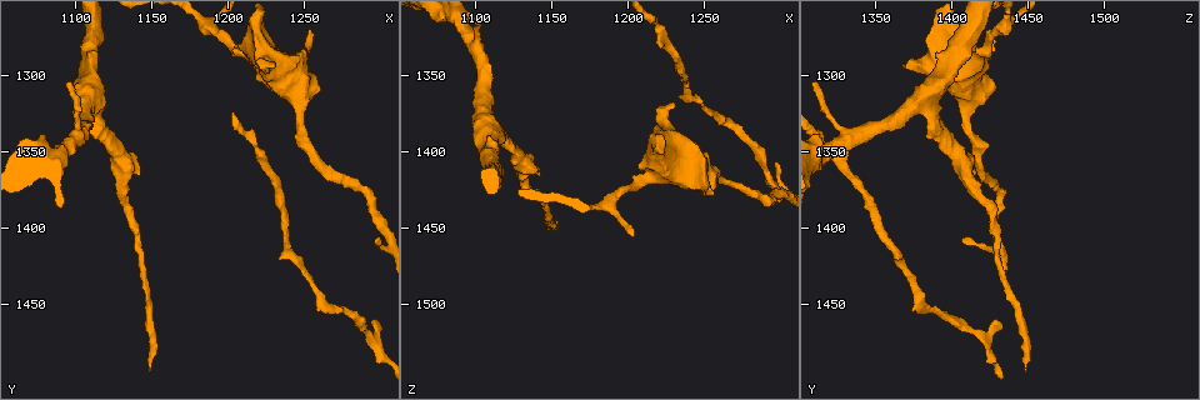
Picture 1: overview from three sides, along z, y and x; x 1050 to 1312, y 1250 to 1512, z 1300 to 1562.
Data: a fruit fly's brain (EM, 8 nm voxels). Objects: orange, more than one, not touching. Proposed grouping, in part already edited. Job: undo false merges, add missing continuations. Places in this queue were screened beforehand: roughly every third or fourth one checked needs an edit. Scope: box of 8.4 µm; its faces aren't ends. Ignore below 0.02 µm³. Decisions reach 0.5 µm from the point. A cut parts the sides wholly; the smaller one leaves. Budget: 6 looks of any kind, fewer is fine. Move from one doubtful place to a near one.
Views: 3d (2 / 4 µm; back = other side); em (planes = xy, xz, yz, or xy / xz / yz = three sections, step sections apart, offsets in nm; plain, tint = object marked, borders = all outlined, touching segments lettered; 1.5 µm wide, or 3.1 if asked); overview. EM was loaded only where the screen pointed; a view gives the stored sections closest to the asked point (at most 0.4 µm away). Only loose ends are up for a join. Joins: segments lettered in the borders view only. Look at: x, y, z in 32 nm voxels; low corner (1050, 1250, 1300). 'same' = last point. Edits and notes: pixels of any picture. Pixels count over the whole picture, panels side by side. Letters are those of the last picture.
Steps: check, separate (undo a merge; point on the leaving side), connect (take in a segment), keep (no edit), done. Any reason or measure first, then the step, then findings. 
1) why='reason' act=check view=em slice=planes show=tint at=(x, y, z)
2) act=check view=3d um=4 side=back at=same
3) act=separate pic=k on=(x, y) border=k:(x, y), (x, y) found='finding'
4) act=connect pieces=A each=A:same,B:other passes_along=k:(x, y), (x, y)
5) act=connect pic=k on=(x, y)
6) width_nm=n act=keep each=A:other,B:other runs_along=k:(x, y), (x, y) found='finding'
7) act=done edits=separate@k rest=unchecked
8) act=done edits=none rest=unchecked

why='free end' act=check view=em slice=planes show=borders at=(1296, 1464, 1430)

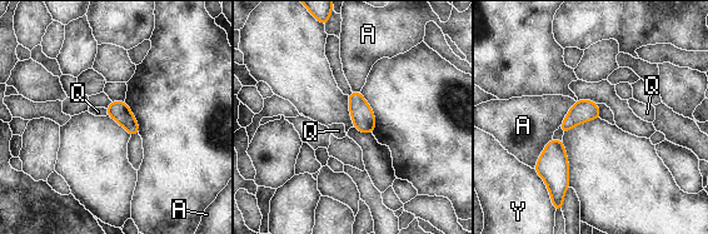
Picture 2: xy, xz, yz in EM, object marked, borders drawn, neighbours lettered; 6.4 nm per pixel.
act=keep each=A:other,Q:other,Y:other border=2:(105, 109), (108, 114) found='none of them fits'

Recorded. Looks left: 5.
why='long arm stops here' act=check view=em slice=xz step=8 show=tint at=(1148, 1494, 1448)

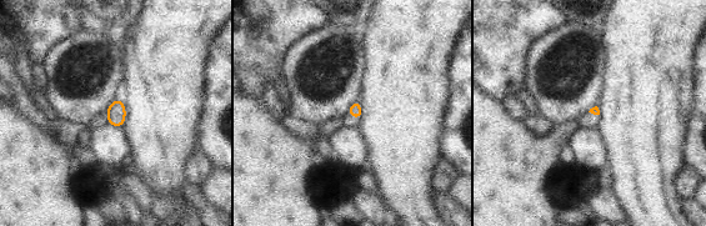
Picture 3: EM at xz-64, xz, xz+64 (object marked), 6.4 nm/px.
why='another direction' act=check view=em slice=planes show=borders at=same

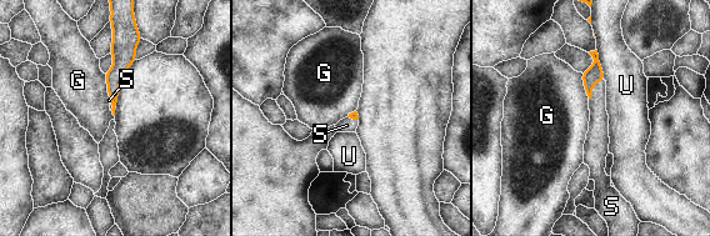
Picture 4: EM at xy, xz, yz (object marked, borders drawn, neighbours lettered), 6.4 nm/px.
act=connect pic=4 on=(599, 119) each=G:other,S:same,U:other passes_along=4:(594, 74), (593, 86), (599, 119) found='the neuron continues'

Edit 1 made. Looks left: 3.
why='redraw' act=check view=overview

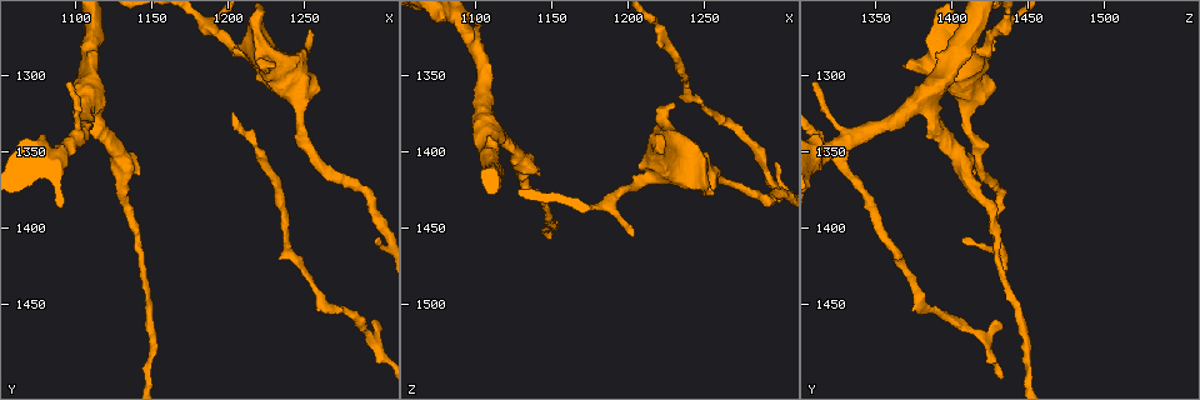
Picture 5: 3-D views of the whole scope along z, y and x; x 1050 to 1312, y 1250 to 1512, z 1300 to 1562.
why='a fork' act=check view=em slice=planes show=borders at=(1186, 1266, 1434)

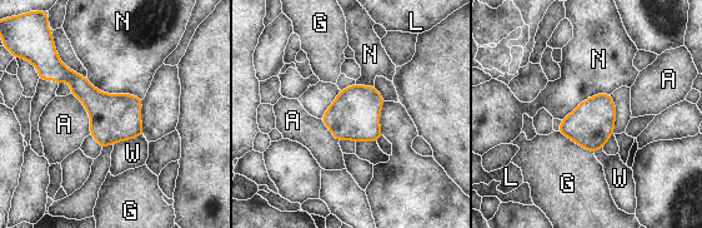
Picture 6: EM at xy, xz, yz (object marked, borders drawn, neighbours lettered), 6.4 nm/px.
act=keep each=A:other,G:other,L:other,N:other,W:other border=6:(86, 79), (105, 93), (141, 99) found='continuous, no second neuron'

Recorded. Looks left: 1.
act=done edits=connect@4 rest=unchecked

